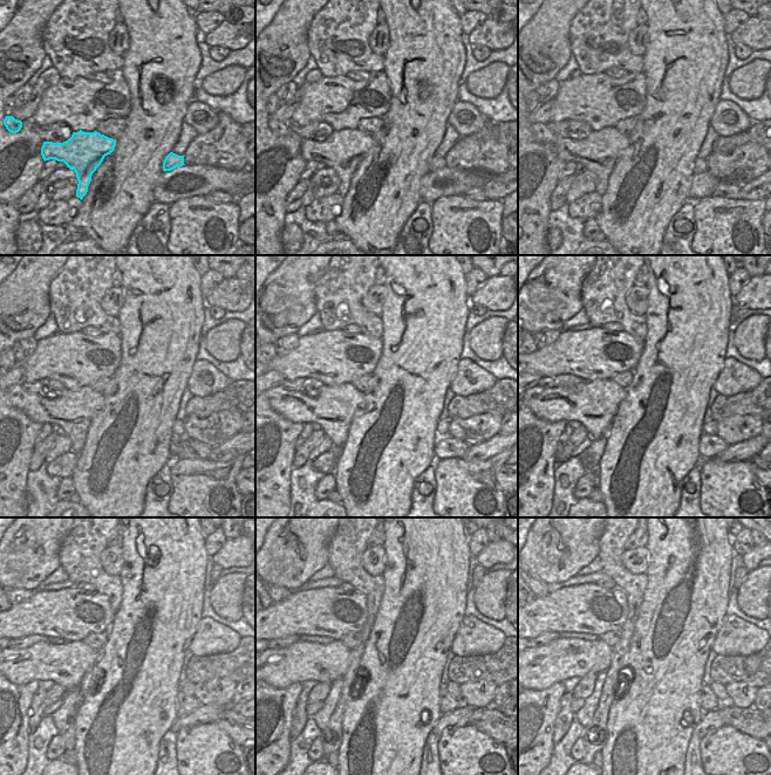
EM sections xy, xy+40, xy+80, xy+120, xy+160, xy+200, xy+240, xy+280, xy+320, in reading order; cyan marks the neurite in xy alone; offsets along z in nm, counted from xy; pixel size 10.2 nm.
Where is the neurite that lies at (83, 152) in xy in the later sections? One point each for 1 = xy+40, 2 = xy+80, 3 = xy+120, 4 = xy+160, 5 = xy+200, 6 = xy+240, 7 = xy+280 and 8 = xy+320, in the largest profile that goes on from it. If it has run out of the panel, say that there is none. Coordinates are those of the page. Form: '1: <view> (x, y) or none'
1: xy+40 (342, 151)
2: xy+80 (598, 152)
3: xy+120 (72, 412)
4: xy+160 (333, 410)
5: xy+200 (594, 404)
6: xy+240 (66, 664)
7: xy+280 (300, 662)
8: xy+320 (563, 658)

